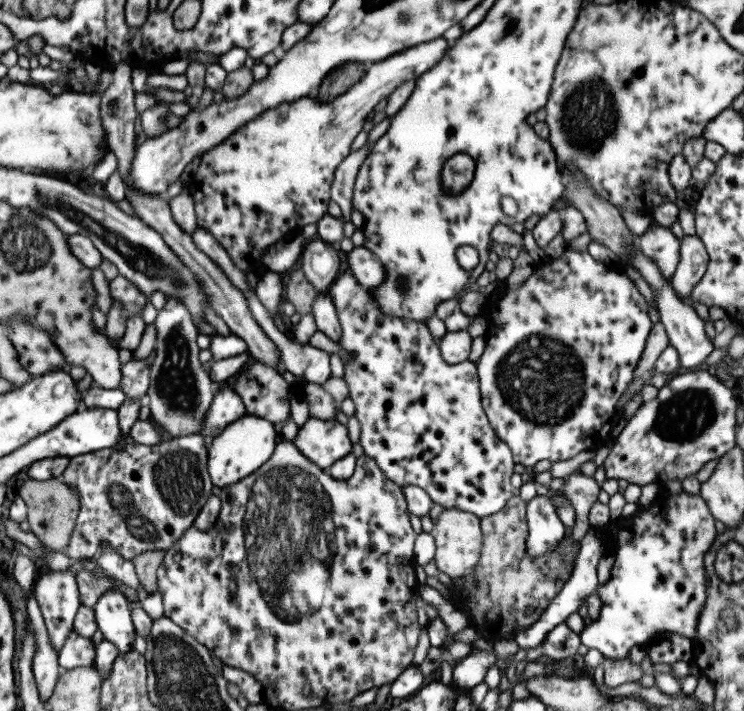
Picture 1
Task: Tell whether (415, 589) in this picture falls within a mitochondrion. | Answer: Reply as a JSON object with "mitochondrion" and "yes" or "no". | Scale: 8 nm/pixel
{"mitochondrion":"no"}

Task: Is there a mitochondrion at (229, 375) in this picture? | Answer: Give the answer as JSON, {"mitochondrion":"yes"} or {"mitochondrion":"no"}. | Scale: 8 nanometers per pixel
{"mitochondrion":"no"}

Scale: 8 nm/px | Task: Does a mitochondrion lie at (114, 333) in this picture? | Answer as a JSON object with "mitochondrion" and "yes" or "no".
{"mitochondrion":"no"}

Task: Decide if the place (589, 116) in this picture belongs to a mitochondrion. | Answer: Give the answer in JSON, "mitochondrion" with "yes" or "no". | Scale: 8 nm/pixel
{"mitochondrion":"yes"}

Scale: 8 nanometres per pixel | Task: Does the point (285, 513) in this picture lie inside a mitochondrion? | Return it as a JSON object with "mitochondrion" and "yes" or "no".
{"mitochondrion":"yes"}

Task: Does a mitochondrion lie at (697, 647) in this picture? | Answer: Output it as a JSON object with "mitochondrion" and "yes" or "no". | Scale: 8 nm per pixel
{"mitochondrion":"no"}

